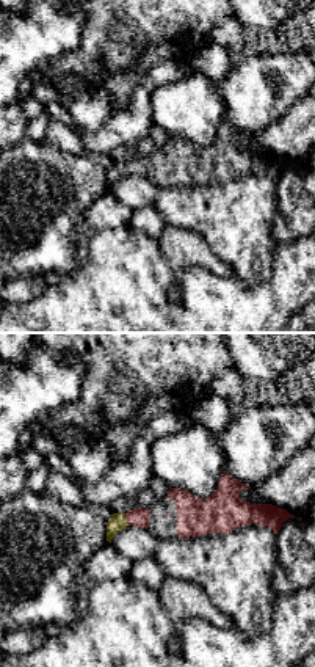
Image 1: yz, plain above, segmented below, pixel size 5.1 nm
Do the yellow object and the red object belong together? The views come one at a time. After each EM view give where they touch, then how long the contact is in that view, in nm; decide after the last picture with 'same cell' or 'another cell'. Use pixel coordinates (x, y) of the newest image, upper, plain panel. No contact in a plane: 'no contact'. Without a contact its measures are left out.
contact (126, 167); length 80 nm

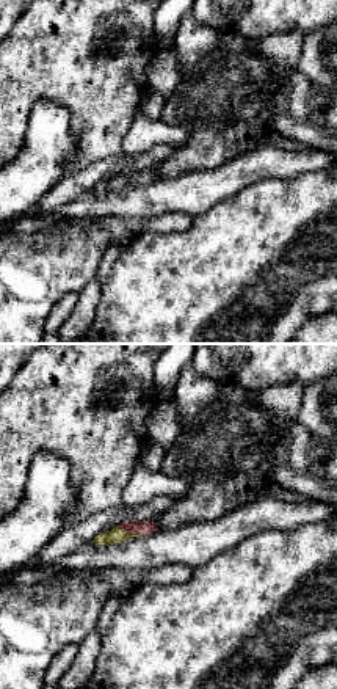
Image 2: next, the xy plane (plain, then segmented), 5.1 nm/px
contact (129, 181); length 140 nm

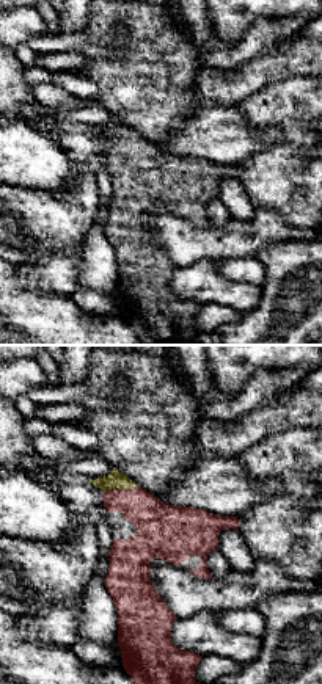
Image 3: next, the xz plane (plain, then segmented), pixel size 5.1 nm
contact (120, 137); length 170 nm

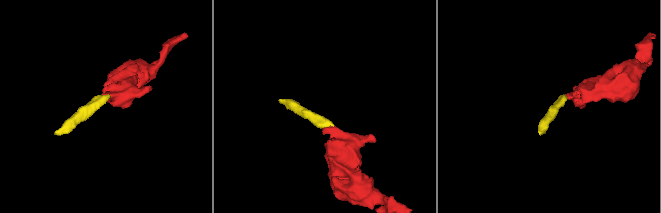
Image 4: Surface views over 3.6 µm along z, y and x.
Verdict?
same cell

